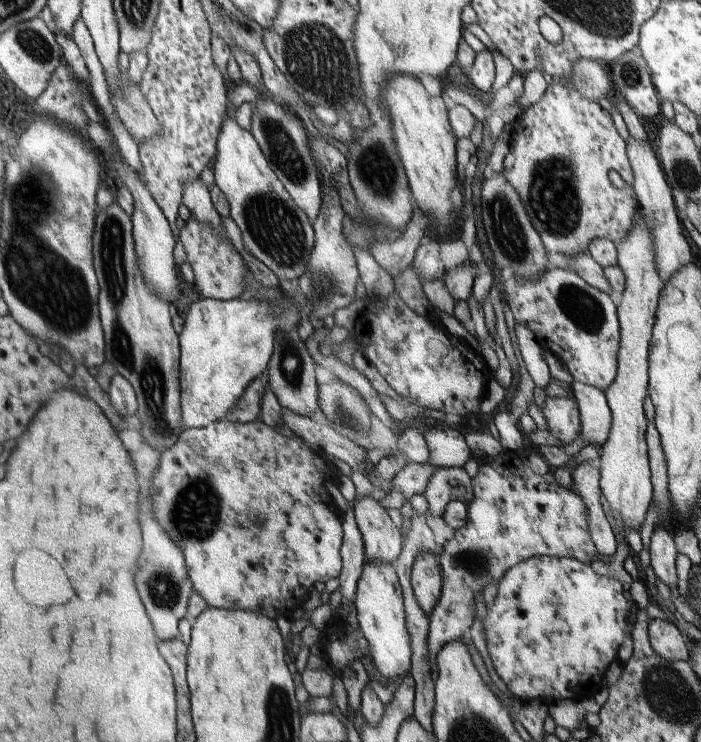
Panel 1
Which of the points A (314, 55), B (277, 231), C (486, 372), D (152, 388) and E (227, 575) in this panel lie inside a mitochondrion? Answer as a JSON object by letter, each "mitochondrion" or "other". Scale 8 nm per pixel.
{"A":"mitochondrion","B":"mitochondrion","C":"other","D":"mitochondrion","E":"other"}

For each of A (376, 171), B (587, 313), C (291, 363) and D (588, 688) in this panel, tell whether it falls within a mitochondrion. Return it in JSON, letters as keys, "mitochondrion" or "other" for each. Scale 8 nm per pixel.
{"A":"mitochondrion","B":"mitochondrion","C":"mitochondrion","D":"other"}

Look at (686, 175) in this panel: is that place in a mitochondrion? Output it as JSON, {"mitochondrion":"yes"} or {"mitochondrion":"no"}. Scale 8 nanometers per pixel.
{"mitochondrion":"yes"}

